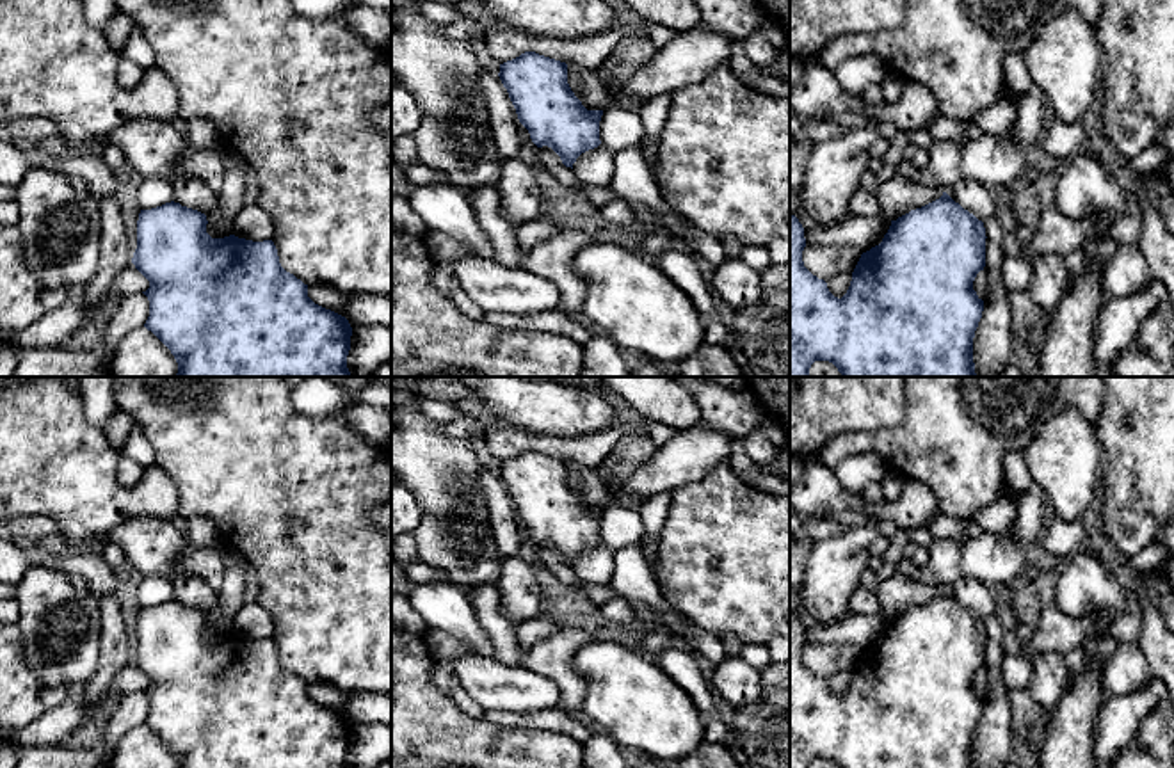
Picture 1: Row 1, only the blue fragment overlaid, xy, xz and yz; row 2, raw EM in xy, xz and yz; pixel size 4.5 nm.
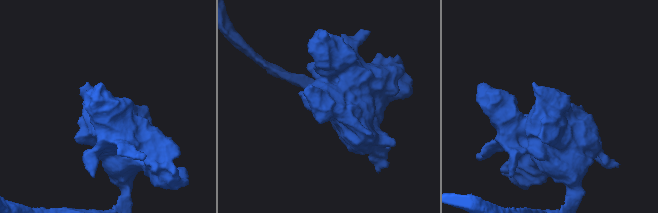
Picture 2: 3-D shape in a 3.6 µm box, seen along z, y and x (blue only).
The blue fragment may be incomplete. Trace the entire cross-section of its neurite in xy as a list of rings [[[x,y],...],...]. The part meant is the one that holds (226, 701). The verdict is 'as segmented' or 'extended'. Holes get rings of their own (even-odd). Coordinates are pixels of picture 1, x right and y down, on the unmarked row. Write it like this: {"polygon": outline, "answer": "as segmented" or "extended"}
{"polygon": [[[174,599],[141,608],[137,619],[132,661],[149,679],[149,686],[142,690],[149,699],[144,725],[171,748],[178,768],[349,768],[349,718],[308,695],[308,683],[281,665],[274,640],[235,633],[212,636],[206,622],[205,612]]], "answer": "as segmented"}

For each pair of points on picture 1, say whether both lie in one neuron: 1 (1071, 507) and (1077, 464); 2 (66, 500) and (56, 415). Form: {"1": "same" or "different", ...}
{"1": "same", "2": "same"}

